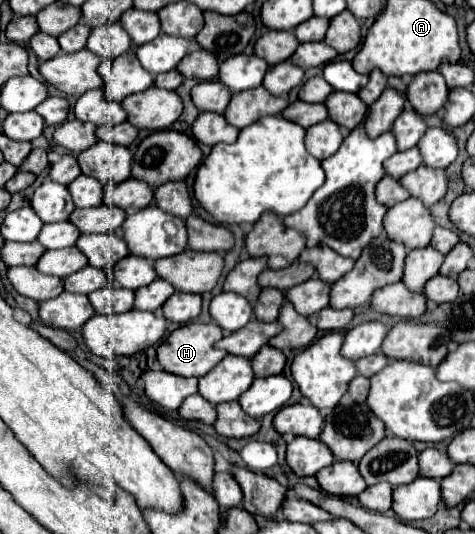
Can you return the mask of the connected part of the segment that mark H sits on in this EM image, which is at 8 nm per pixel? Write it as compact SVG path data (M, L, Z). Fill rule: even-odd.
M217 322L185 324L185 326L173 330L169 334L169 338L157 348L157 360L159 360L159 364L163 366L165 372L171 372L171 374L177 374L177 376L185 376L185 378L189 378L189 376L201 378L217 362L221 362L227 356L225 350L217 350L215 348L215 342L221 340L221 338L223 338L223 328Z

